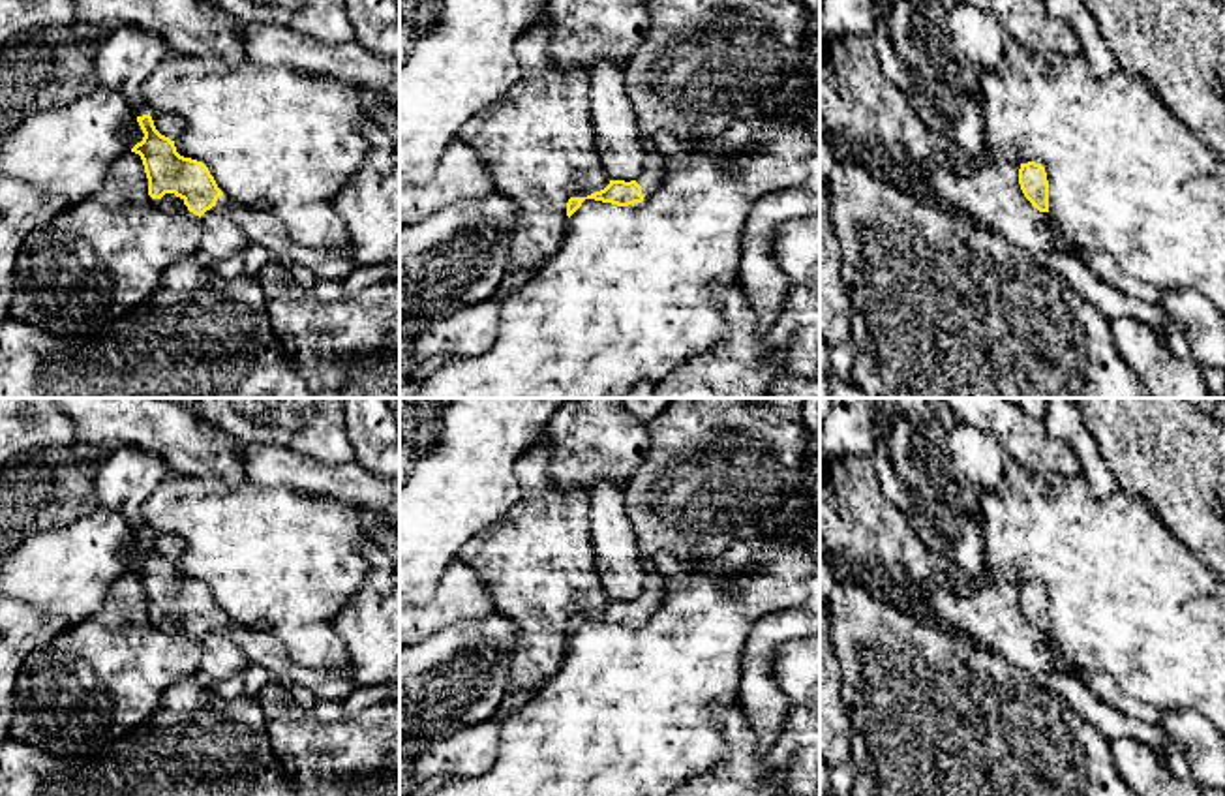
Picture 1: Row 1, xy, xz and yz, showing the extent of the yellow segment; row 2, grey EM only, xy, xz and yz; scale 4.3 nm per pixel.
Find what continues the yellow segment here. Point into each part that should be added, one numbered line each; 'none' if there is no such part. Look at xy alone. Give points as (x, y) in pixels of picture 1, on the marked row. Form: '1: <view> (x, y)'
1: xy (261, 228)

